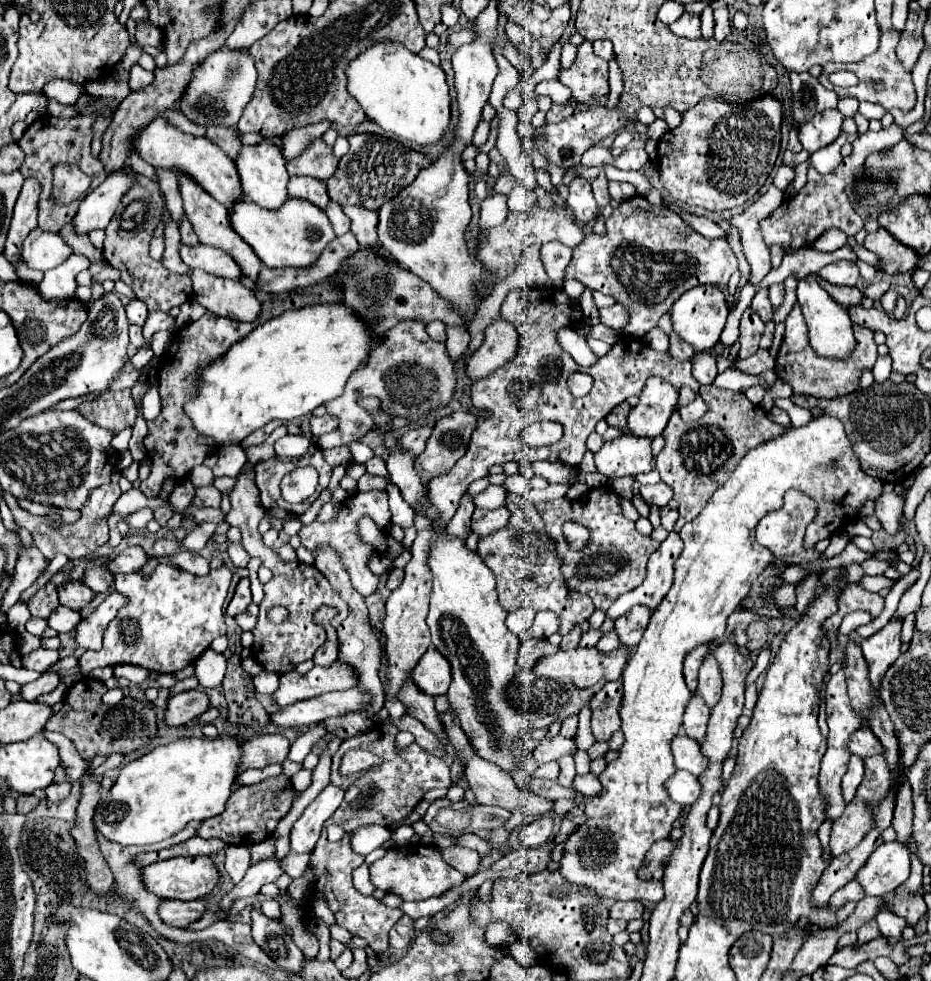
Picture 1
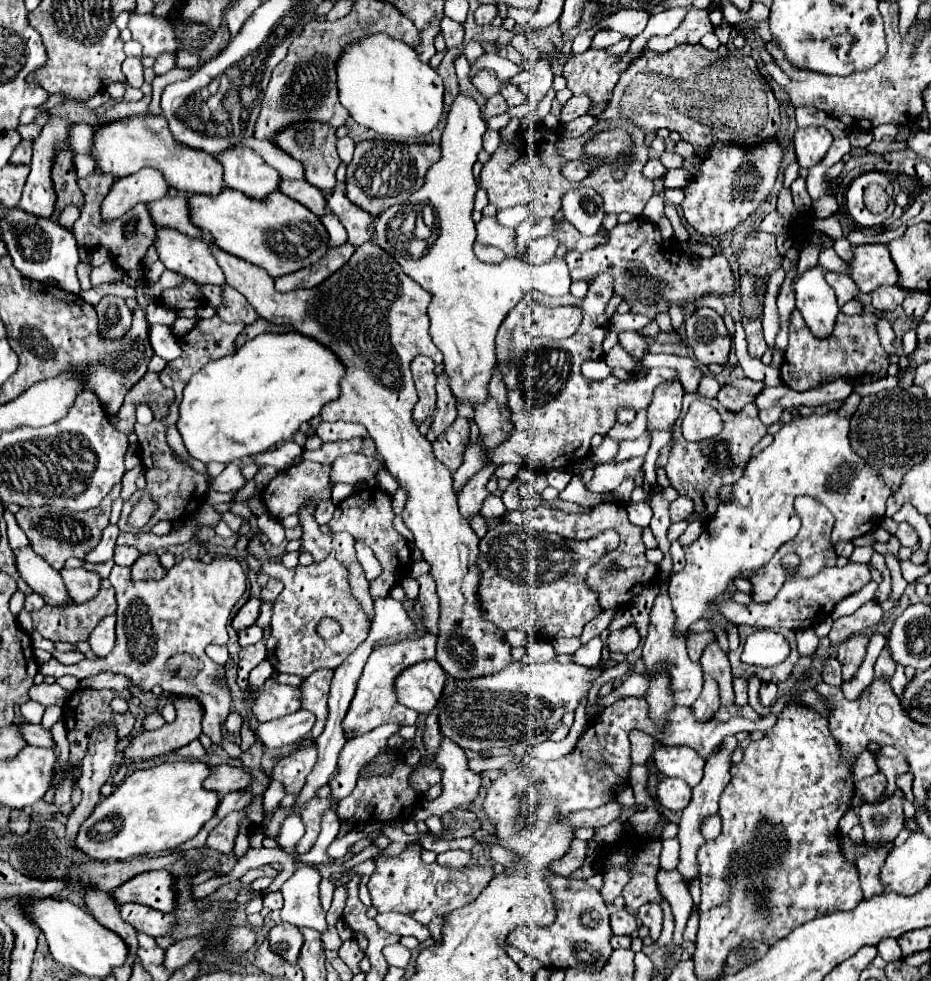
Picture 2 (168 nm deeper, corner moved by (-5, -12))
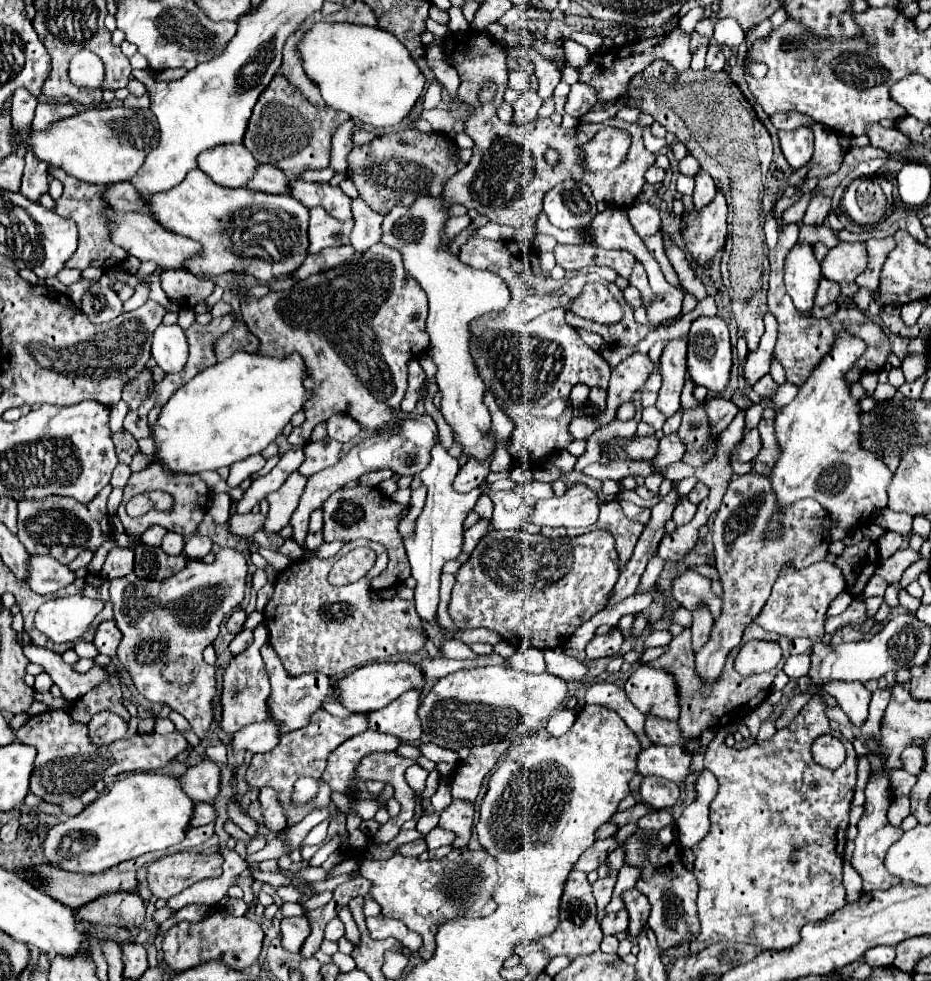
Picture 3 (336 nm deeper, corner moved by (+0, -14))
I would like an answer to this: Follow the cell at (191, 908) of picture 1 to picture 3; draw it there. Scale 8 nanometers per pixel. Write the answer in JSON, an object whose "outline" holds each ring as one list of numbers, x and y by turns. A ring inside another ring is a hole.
{"outline":[[111,893,93,899,79,909,75,909,75,917,97,923,97,925,117,925,117,927,139,927,145,919,145,905,137,893]]}

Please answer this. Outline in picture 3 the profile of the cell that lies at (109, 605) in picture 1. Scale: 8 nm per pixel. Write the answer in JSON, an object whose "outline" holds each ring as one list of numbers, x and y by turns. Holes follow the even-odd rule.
{"outline":[[103,621,95,633,95,647,109,657,115,657,117,645,121,643,121,631,115,621]]}

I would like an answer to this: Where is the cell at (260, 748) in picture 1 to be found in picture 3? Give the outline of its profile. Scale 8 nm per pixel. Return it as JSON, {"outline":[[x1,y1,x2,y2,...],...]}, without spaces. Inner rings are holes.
{"outline":[[203,759,201,763,189,767,179,777,179,783,181,783,183,791,187,793,187,797,193,799,195,803,197,801,211,803,217,797,217,793,219,793,221,773,219,773,219,767,213,761]]}

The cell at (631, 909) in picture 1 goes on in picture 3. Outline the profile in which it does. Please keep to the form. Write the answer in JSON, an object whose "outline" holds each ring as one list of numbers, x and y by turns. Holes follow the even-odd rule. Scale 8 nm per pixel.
{"outline":[[621,909,617,913,609,913,601,921,601,929,603,929,605,935,625,933,627,931,627,925,629,925,629,917,627,917,627,911,625,909]]}

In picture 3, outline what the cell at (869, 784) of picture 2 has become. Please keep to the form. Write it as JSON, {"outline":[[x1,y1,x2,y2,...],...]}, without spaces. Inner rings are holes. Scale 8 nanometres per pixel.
{"outline":[[859,757,859,771,857,771,857,789,865,789,867,781,869,781,869,775,871,775,871,765,869,765,869,759,867,757]]}

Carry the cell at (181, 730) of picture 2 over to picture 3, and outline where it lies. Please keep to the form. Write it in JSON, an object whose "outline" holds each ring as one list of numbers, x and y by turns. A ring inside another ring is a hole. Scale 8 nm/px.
{"outline":[[45,711,31,715,29,721,15,731,17,741,37,749,35,767,31,773,31,793,47,803,61,803,69,797,83,795,91,785,105,777,117,777,131,771,157,771,173,761,179,753,187,749,187,741,181,733,173,731,169,735,133,735,129,739,117,739,115,743,95,745,89,739,89,729,83,723,75,723,65,711]]}

